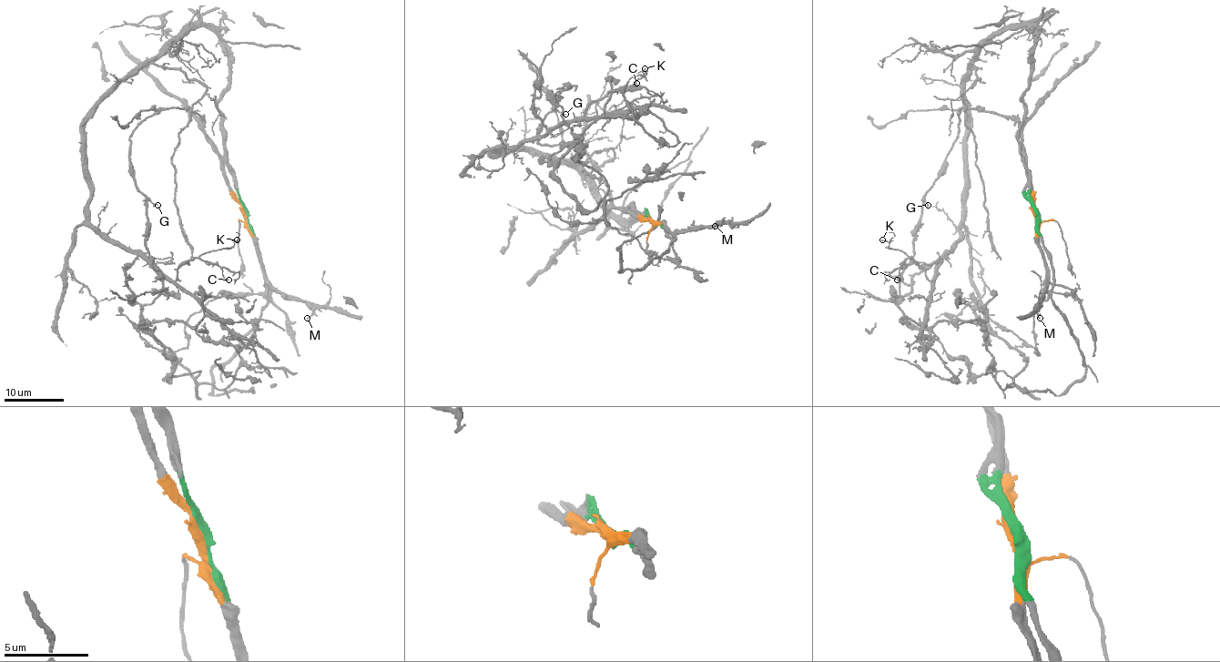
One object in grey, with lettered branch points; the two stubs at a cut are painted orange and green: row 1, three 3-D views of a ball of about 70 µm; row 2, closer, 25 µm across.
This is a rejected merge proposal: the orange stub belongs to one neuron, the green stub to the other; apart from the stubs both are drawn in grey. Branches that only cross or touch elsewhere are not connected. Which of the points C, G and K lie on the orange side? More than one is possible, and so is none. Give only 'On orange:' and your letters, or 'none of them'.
On orange: G

